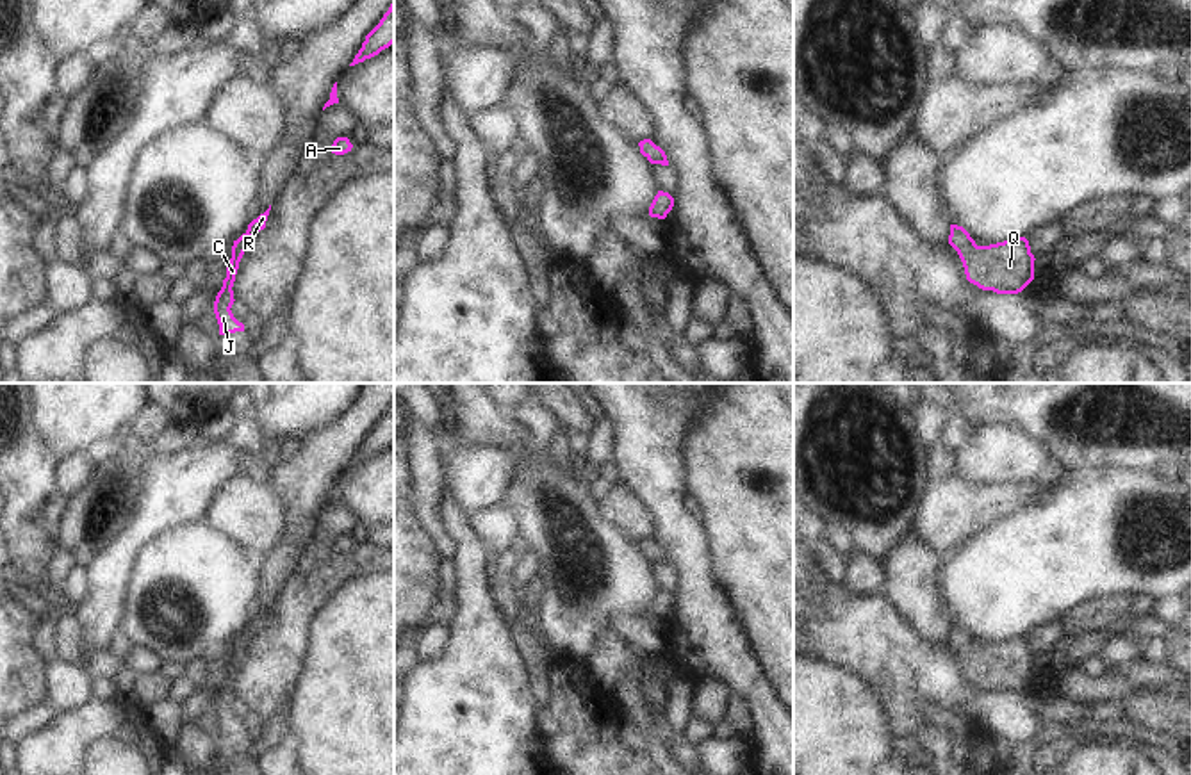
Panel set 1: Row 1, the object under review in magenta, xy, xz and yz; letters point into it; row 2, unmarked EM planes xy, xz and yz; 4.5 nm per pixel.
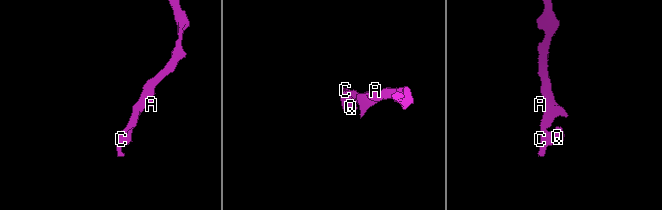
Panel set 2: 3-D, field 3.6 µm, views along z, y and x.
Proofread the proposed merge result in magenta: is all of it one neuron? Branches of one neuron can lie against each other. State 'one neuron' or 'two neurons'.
one neuron

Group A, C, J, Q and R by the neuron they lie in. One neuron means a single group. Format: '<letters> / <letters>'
A C J Q R

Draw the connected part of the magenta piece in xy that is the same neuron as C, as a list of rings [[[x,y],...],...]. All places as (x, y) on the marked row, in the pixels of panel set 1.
[[[271,205],[264,214],[260,214],[257,219],[253,219],[248,224],[248,230],[237,241],[234,241],[232,258],[230,258],[230,264],[226,265],[226,278],[223,280],[223,287],[218,292],[216,301],[214,301],[214,314],[219,324],[219,335],[244,331],[244,324],[239,322],[230,310],[235,301],[232,287],[234,287],[235,274],[239,269],[239,262],[244,251],[248,249],[251,237],[266,228],[269,210],[271,210]]]

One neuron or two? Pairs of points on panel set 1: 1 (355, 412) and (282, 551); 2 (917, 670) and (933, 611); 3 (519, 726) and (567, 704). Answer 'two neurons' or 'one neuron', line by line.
1: one neuron
2: two neurons
3: two neurons

